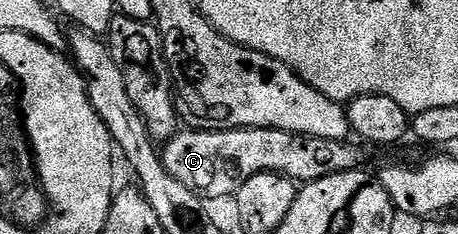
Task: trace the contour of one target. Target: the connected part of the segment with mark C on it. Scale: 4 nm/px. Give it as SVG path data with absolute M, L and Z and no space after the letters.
M207 128L181 129L169 142L163 143L162 157L166 172L178 180L178 184L188 186L205 199L231 199L248 180L259 174L280 174L297 184L307 184L334 176L342 172L361 169L367 160L369 151L363 145L351 146L351 141L318 140L301 134L291 134L270 128L238 128L237 130L210 130Z

